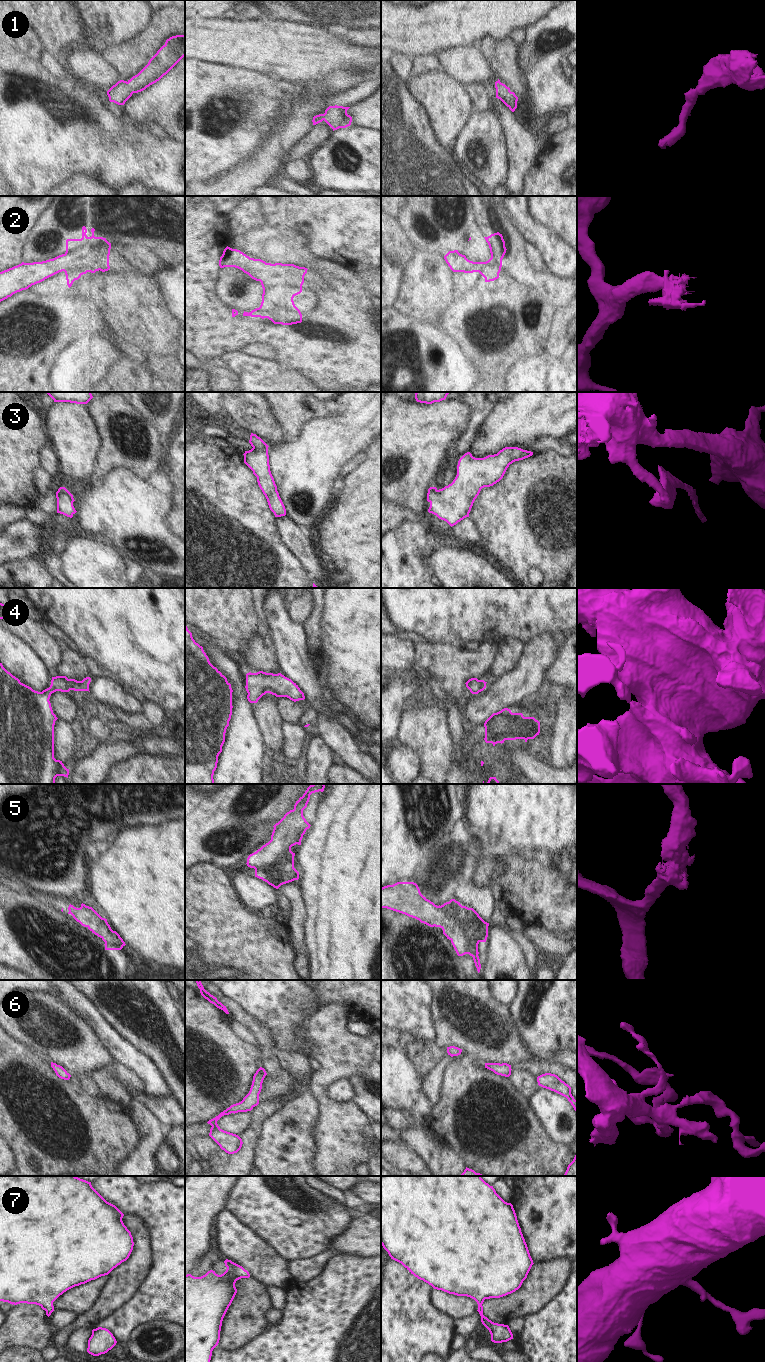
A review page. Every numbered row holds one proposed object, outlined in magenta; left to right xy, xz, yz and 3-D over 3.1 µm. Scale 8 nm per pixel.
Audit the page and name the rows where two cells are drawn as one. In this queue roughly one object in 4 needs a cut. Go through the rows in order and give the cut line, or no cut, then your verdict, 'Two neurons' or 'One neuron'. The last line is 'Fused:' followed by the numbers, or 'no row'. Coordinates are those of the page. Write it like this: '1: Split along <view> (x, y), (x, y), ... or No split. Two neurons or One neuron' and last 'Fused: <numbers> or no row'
1: No split. One neuron
2: No split. One neuron
3: No split. One neuron
4: No split. One neuron
5: No split. One neuron
6: No split. One neuron
7: No split. One neuron
Fused: no row

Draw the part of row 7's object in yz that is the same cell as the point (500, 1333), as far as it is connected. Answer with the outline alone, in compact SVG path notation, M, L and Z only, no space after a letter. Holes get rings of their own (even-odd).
M381 1176L381 1245L391 1259L401 1263L411 1274L428 1283L434 1289L474 1299L478 1304L477 1311L481 1316L481 1322L489 1330L492 1342L502 1343L513 1339L513 1334L508 1325L494 1323L483 1315L482 1304L485 1299L500 1298L518 1290L534 1263L521 1232L513 1205L505 1202L496 1193L493 1186L486 1183L481 1176Z

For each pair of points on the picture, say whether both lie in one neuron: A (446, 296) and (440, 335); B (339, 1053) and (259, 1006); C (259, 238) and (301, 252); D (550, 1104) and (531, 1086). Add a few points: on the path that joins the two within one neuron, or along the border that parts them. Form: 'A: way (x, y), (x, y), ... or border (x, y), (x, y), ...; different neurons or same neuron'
A: border (438, 319), (430, 321); different neurons
B: border (305, 1026), (310, 1055); different neurons
C: way (269, 244), (291, 247); same neuron
D: border (539, 1086), (528, 1098); different neurons

